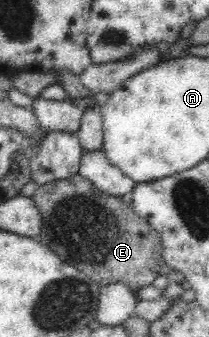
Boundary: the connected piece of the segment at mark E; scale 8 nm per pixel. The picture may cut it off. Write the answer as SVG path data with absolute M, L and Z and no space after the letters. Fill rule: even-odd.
M77 172L67 178L38 185L32 199L42 219L39 240L58 254L63 262L69 262L81 272L85 272L100 287L121 282L136 295L143 286L153 285L155 278L159 276L159 269L165 264L159 232L151 227L147 219L139 216L130 203L123 201L121 196L113 196L99 190L95 184Z

